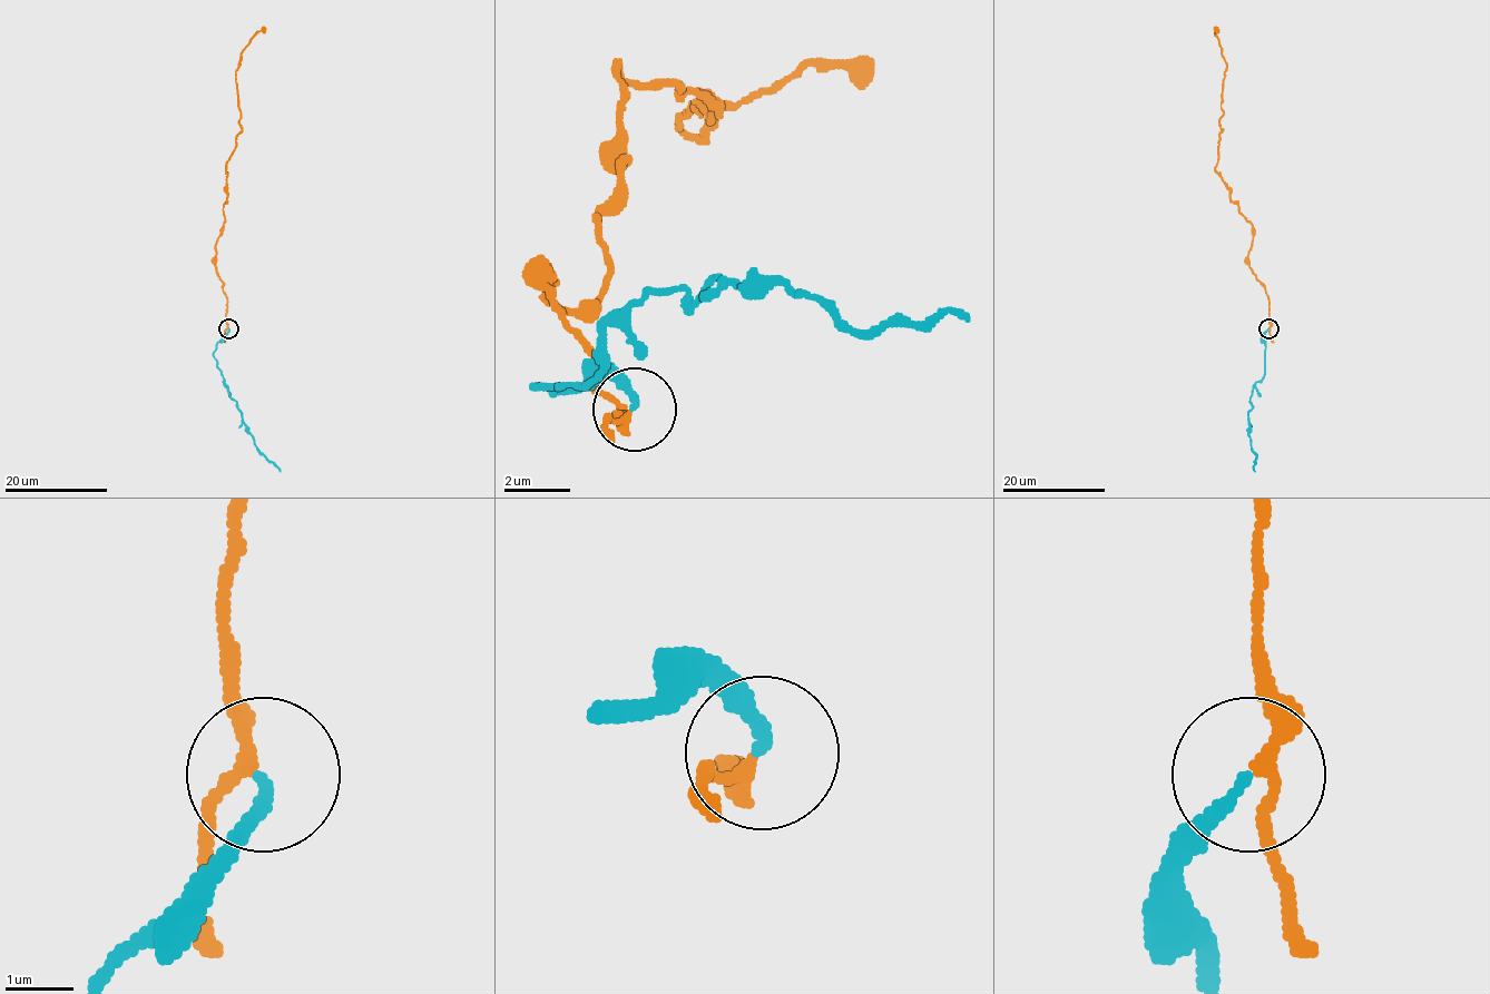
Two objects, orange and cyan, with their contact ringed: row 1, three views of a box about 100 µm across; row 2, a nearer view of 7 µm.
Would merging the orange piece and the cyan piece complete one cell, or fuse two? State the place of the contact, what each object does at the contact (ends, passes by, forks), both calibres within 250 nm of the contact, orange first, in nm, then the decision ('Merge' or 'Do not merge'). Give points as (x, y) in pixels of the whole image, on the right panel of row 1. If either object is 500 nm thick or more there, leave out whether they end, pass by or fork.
Place: (1268, 328). At the ring orange passes by. At the ring cyan ends. Thickness 180 nm (orange) against 190 nm. Merge

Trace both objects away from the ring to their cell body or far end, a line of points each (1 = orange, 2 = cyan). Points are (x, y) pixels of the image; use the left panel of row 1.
1: (228, 327), (215, 242), (224, 219), (227, 160), (241, 130), (238, 61), (251, 39), (265, 27)
2: (228, 328), (213, 357), (254, 444), (280, 471)

